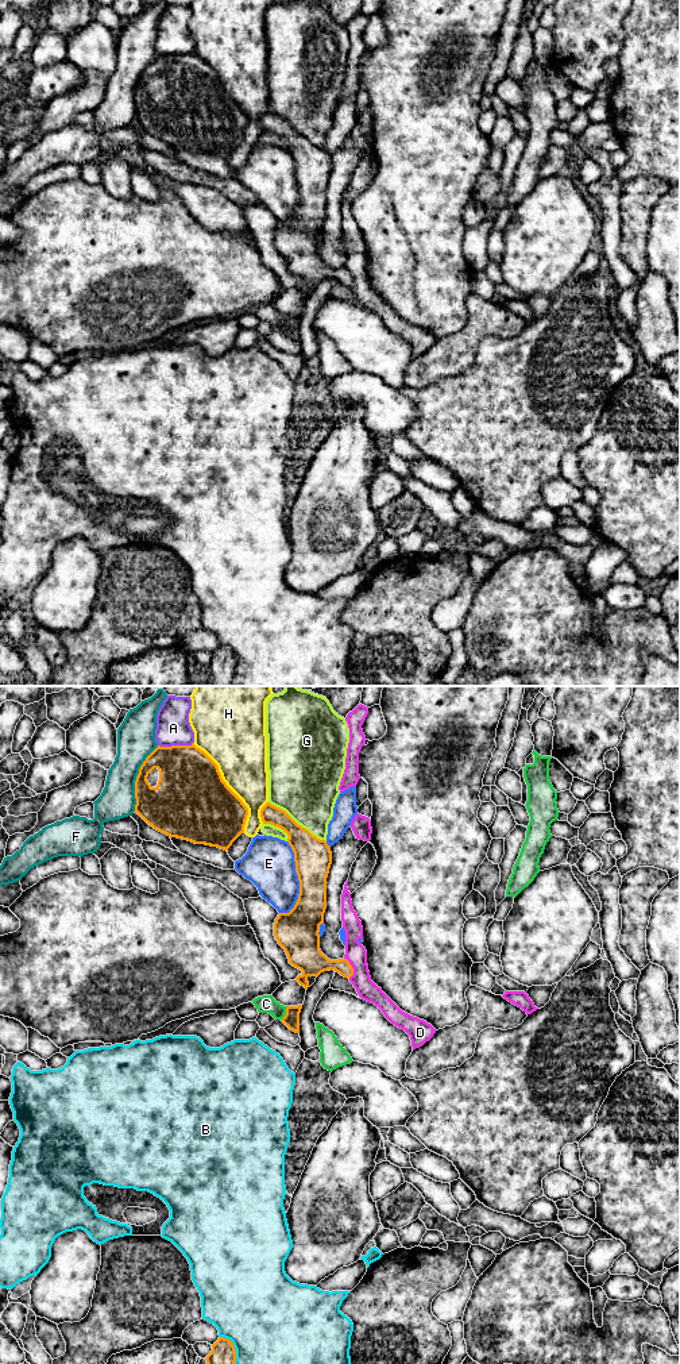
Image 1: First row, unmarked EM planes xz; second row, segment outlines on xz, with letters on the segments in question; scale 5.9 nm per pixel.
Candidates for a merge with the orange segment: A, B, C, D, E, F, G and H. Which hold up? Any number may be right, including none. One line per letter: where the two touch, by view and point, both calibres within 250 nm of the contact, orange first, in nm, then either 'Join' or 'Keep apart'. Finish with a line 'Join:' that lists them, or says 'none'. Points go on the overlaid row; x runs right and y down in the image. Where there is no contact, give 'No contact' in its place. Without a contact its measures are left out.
A: Touches orange at xz (174, 746). Thickness 380 nm (orange) against 200 nm. Keep apart
B: Touches orange at xz (234, 1347). Thickness 140 nm (orange) against 480 nm. Keep apart
C: Touches orange at xz (286, 1013). Thickness 100 nm (orange) against 110 nm. Keep apart
D: Touches orange at xz (352, 968). Thickness 170 nm (orange) against 120 nm. Keep apart
E: Touches orange at xz (298, 879). Thickness 220 nm (orange) against 300 nm. Keep apart
F: Touches orange at xz (136, 778). Thickness 280 nm (orange) against 220 nm. Keep apart
G: Touches orange at xz (296, 823). Thickness 220 nm (orange) against 420 nm. Keep apart
H: Touches orange at xz (228, 788). Thickness 460 nm (orange) against 340 nm. Keep apart
Join: none

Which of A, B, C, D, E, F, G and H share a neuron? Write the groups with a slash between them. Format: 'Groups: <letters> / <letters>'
Groups: A / B / C / D / E / F / G / H

